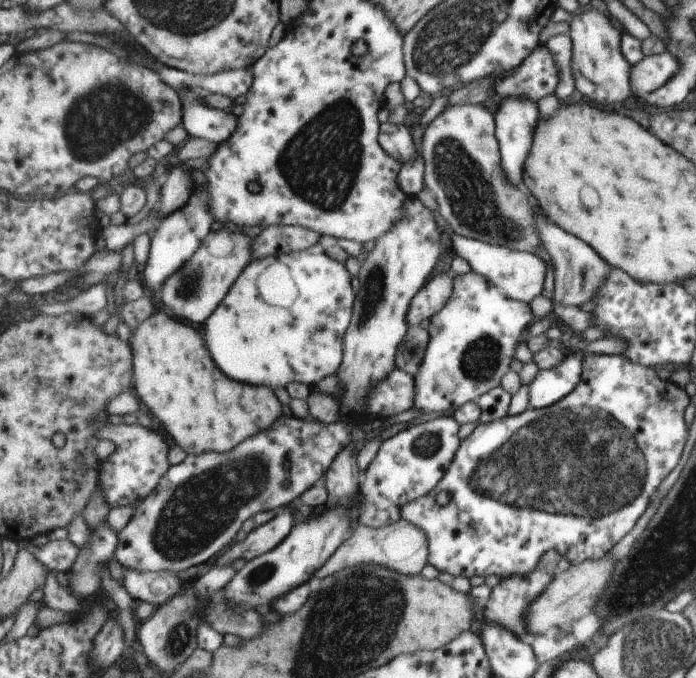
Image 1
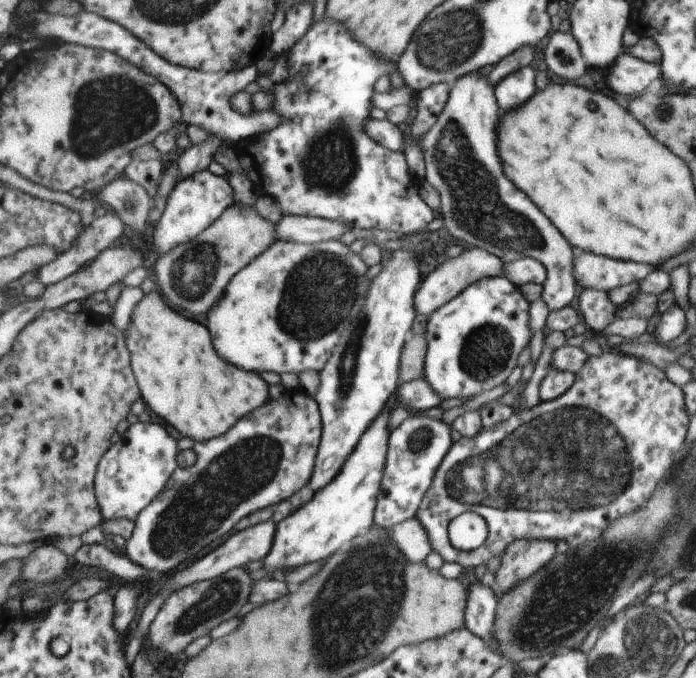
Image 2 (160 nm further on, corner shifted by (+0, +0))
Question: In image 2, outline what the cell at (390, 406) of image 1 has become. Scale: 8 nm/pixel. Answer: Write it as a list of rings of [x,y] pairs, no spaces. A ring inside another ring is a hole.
[[[418,378],[406,383],[401,383],[394,398],[409,407],[411,412],[423,412],[428,408],[437,407],[442,398],[430,387],[423,378]]]

